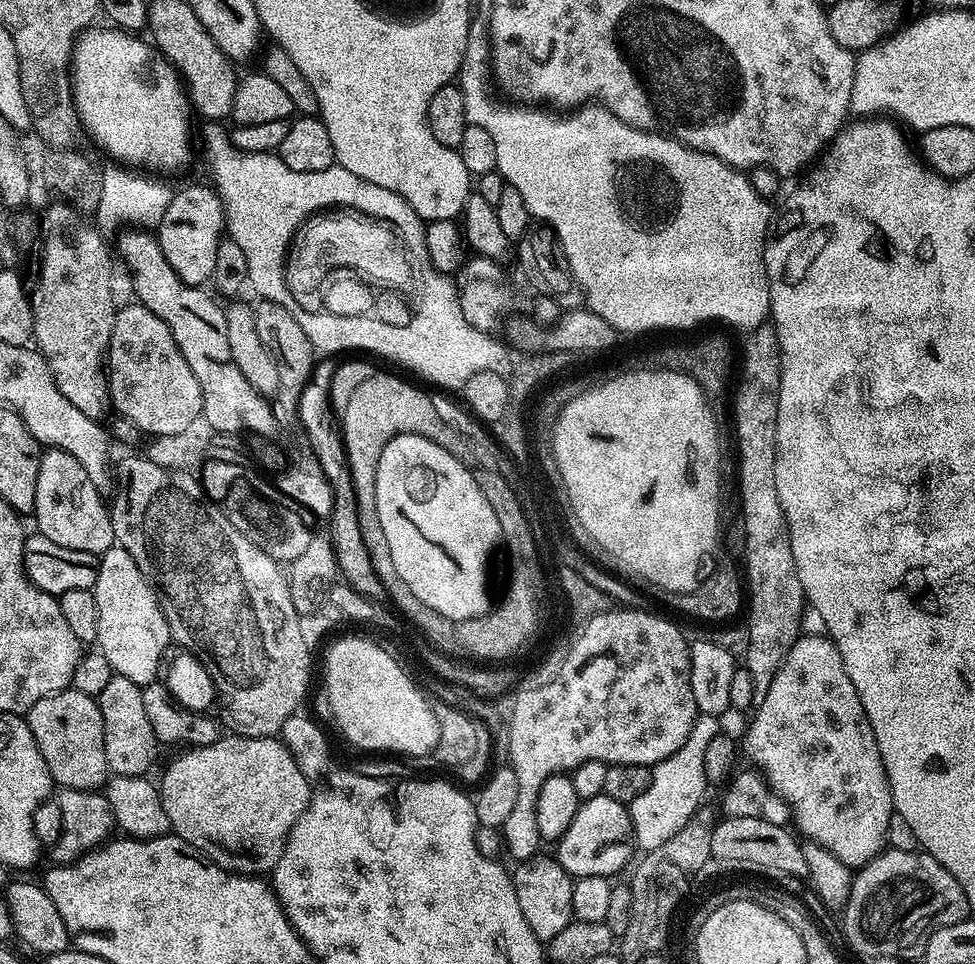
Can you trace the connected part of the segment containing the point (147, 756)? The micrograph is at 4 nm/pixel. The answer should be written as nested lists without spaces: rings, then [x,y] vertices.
[[[113,674],[98,698],[102,710],[106,762],[109,773],[113,776],[148,776],[152,763],[156,760],[158,741],[154,726],[150,726],[150,718],[146,718],[146,709],[142,703],[143,693],[143,687],[130,682],[130,678]]]

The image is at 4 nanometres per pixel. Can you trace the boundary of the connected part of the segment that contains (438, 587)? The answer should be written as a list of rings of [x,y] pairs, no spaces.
[[[409,432],[393,438],[382,450],[382,458],[378,458],[378,519],[381,520],[382,531],[390,542],[390,558],[394,558],[394,570],[398,570],[398,578],[402,578],[406,586],[410,586],[410,594],[414,594],[418,602],[424,602],[430,609],[436,610],[438,614],[453,622],[470,620],[489,613],[488,559],[491,558],[496,544],[498,548],[501,543],[500,527],[498,517],[494,515],[494,506],[486,502],[486,494],[482,494],[478,482],[474,482],[474,471],[471,467],[467,468],[468,466],[465,461],[454,458],[454,454],[442,450],[442,446]]]

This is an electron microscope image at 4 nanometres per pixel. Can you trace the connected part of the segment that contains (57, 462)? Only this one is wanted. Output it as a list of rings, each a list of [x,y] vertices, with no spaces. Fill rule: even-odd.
[[[49,448],[40,457],[32,512],[36,516],[35,531],[50,538],[50,542],[58,542],[58,546],[66,546],[66,550],[82,550],[99,558],[116,544],[112,513],[105,497],[90,482],[78,458],[61,448]]]

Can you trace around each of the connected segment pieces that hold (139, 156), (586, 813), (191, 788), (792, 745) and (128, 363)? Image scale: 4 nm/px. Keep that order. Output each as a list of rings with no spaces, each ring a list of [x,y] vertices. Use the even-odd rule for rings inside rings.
[[[92,26],[81,32],[72,45],[70,85],[81,129],[86,136],[88,132],[89,138],[106,155],[113,156],[120,163],[117,165],[127,166],[132,170],[147,170],[149,173],[176,172],[179,168],[186,167],[192,156],[194,112],[180,73],[147,39],[139,40],[139,35],[115,26],[96,27]]]
[[[598,795],[581,803],[578,814],[574,814],[574,822],[570,822],[570,830],[562,834],[560,840],[555,841],[554,859],[562,865],[574,878],[582,876],[606,876],[615,877],[615,872],[620,872],[628,864],[628,859],[634,853],[634,841],[632,839],[632,819],[625,805],[619,804],[614,798],[606,795]]]
[[[224,734],[212,744],[192,746],[181,752],[184,753],[158,780],[169,829],[227,872],[249,878],[271,873],[278,858],[282,858],[289,830],[310,803],[309,777],[298,770],[284,741],[270,736]]]
[[[801,635],[790,646],[778,674],[774,674],[774,682],[770,682],[770,690],[766,690],[766,698],[758,701],[751,716],[744,744],[742,740],[743,755],[748,755],[752,763],[749,765],[763,775],[768,787],[788,805],[791,823],[796,823],[795,831],[805,841],[830,850],[834,858],[853,870],[863,868],[885,851],[894,811],[892,787],[888,785],[886,766],[882,766],[882,754],[878,754],[870,718],[862,710],[862,698],[854,690],[850,674],[846,674],[842,654],[838,654],[827,635]]]
[[[131,303],[125,308],[123,305],[116,313],[106,357],[108,389],[115,411],[123,419],[134,422],[134,426],[138,426],[141,433],[149,437],[182,434],[194,418],[198,418],[203,413],[202,386],[198,386],[198,378],[194,378],[194,370],[190,370],[186,358],[182,358],[182,350],[178,350],[178,342],[174,342],[174,334],[170,334],[170,326],[162,322],[158,314],[146,310],[143,304]]]

